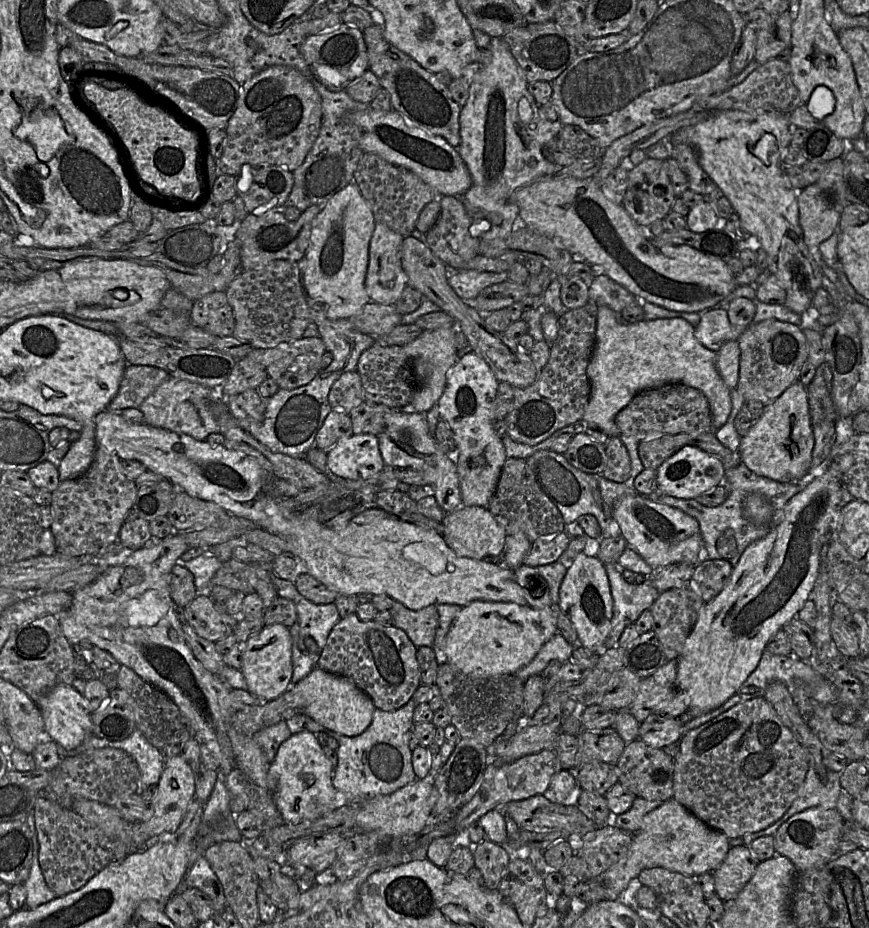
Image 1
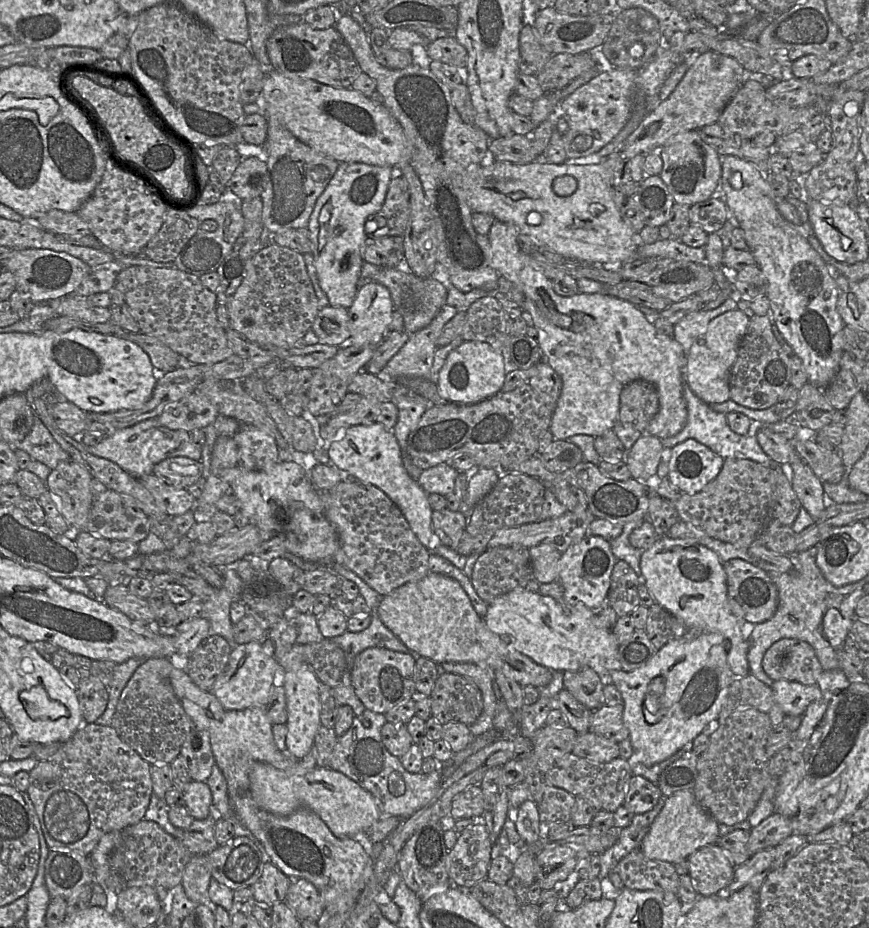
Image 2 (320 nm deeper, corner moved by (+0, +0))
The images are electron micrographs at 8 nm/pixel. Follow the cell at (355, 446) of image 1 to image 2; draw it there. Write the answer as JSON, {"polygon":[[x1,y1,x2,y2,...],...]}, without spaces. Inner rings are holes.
{"polygon":[[378,422,351,426,332,440,328,448,328,456,339,469,348,472,358,481,383,491,401,510,422,545,430,552,434,550,436,541,431,521,433,509,429,504,428,494,418,481,413,480,407,473,393,431]]}

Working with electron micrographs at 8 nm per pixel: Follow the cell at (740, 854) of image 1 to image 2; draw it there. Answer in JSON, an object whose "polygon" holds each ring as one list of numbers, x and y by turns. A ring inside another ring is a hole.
{"polygon":[[719,845,700,848,687,858,693,887,702,896,721,895,732,882,734,866]]}

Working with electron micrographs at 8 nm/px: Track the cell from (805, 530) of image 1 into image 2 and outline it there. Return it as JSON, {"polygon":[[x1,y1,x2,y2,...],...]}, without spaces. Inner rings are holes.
{"polygon":[[689,631,682,638,664,645,644,666,631,672,613,670,602,678,605,684,611,683,621,692,624,706,623,720,629,730,633,761,647,767,666,760,715,723,727,700,730,685,735,680,727,662,723,637,718,633,694,631],[648,694,659,697,656,713,651,712,648,702,646,704]]}

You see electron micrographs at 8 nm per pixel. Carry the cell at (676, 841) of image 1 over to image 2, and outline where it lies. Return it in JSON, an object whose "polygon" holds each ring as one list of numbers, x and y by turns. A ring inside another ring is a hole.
{"polygon":[[682,790,666,798,640,850,649,859,675,864,687,859,700,848,716,844,719,838,719,823,699,804,692,791]]}

